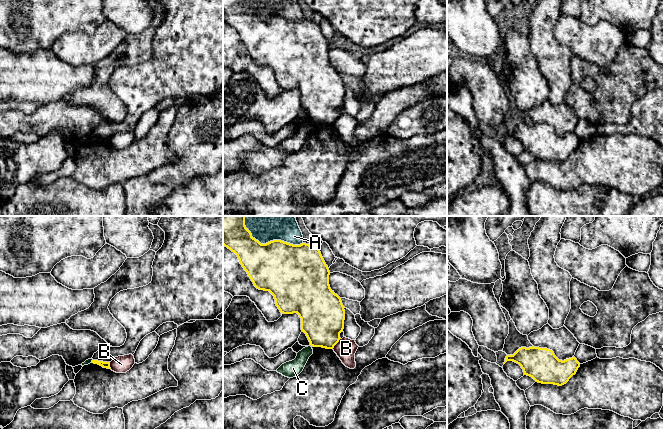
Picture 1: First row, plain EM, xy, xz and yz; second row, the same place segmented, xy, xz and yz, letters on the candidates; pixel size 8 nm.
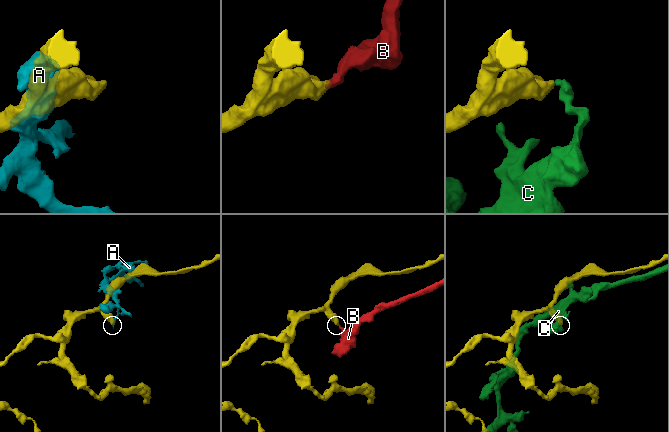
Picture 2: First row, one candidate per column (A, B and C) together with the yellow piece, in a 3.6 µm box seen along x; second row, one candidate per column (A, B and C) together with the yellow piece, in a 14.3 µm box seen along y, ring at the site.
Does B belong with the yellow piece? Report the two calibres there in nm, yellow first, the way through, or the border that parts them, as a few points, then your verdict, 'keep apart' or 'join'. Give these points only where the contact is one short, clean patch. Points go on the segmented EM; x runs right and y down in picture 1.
calibres 360 and 160 nm; border xz (340, 338), (332, 348); keep apart

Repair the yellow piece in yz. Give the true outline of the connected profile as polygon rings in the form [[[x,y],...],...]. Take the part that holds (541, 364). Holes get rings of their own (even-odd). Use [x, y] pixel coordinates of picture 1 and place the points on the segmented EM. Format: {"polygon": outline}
{"polygon": [[[534,346],[519,348],[513,355],[506,356],[504,364],[507,361],[519,364],[524,375],[538,383],[558,386],[566,384],[580,367],[575,357],[562,361],[552,350]]]}

